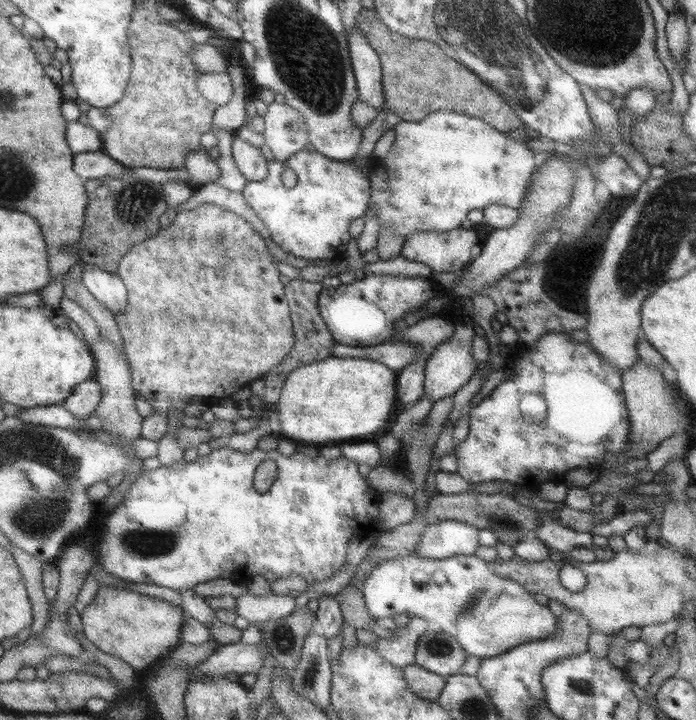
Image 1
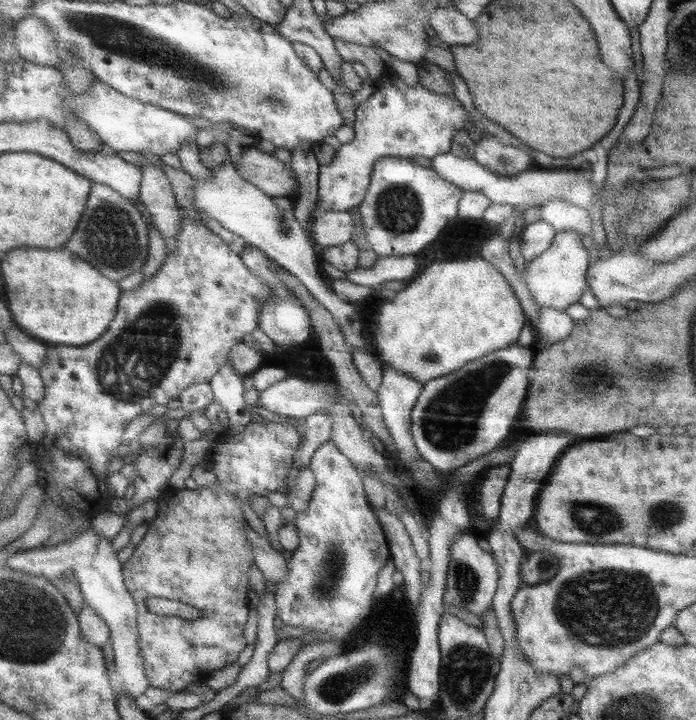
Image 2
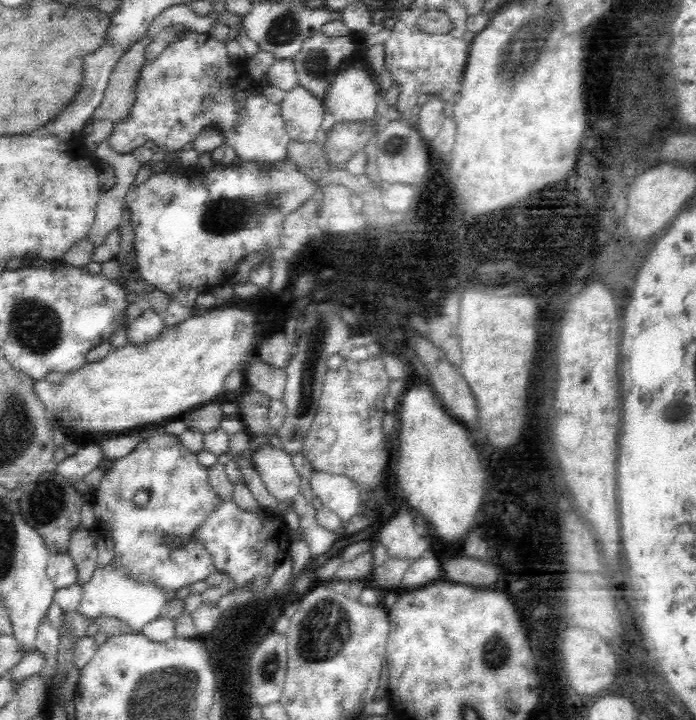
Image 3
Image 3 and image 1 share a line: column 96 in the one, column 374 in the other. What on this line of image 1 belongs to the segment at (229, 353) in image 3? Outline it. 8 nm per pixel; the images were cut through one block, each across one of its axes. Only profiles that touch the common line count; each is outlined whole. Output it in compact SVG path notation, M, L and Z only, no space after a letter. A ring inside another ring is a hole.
M328 357L314 364L304 365L295 370L286 383L282 401L278 404L283 432L287 438L295 442L310 444L348 443L358 438L366 438L378 434L380 430L388 431L390 416L396 412L398 372L384 363L360 357Z

